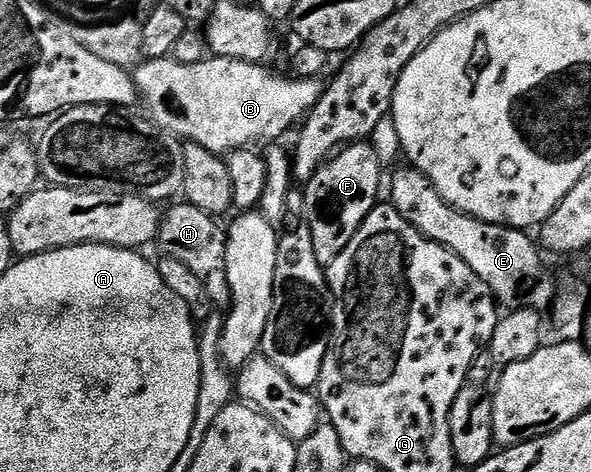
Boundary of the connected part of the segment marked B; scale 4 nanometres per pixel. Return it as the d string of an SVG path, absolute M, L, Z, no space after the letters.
M168 57L140 62L134 68L133 78L142 106L147 106L146 114L157 126L164 127L180 140L196 143L223 157L236 147L251 147L257 139L278 140L275 138L285 134L291 126L294 128L323 96L324 84L318 78L286 79L283 75L270 75L265 68L263 63L240 59L207 57L204 63L178 63L175 57Z

